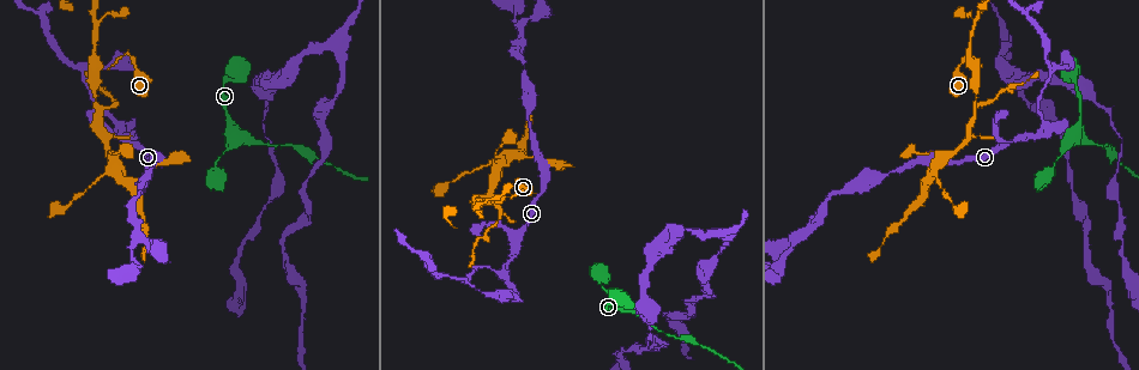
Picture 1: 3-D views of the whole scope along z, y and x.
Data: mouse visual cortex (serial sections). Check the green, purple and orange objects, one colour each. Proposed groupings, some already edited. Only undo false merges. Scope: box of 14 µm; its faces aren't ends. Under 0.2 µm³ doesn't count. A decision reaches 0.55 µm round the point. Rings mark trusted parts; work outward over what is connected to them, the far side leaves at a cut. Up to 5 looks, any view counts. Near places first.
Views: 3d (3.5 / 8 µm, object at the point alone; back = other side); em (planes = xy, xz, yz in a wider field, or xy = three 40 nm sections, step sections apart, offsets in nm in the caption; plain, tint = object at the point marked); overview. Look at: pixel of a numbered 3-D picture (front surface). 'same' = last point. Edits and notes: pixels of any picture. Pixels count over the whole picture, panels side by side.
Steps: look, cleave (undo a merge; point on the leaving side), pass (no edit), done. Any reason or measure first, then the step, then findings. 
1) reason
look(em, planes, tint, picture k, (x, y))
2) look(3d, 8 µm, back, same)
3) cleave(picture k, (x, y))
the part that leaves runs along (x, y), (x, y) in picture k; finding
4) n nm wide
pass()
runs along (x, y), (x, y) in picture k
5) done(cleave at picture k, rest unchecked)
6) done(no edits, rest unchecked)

look(3d, 3.5 µm, picture 1, (123, 54))

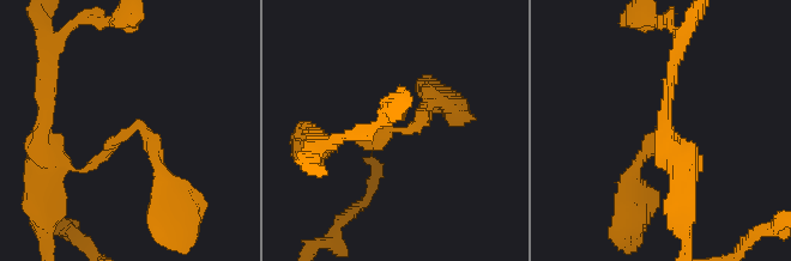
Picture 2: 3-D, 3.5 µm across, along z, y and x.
look(em, xy, step 1, tint, picture 2, (391, 130))

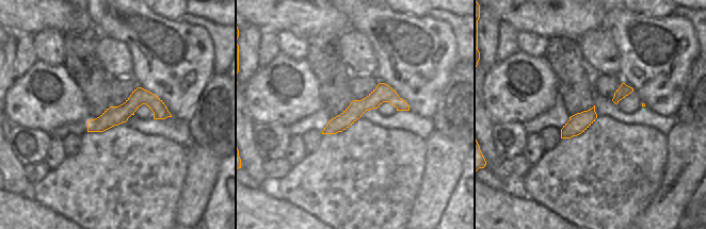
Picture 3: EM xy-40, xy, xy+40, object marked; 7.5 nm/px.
pass()
runs along (406, 108), (376, 97), (326, 131) in picture 3; one cell here

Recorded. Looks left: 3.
abrupt turn
look(3d, 8 µm, picture 1, (502, 266))

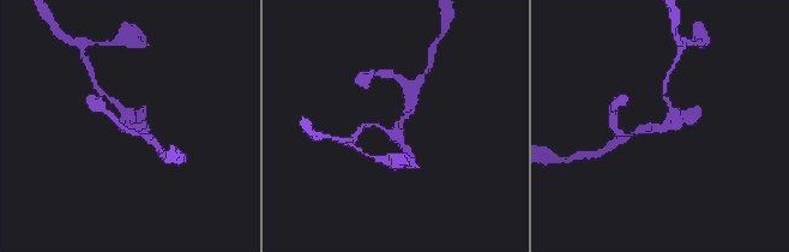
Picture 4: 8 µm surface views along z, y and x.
look(em, xy, step 5, tint, picture 4, (667, 129))

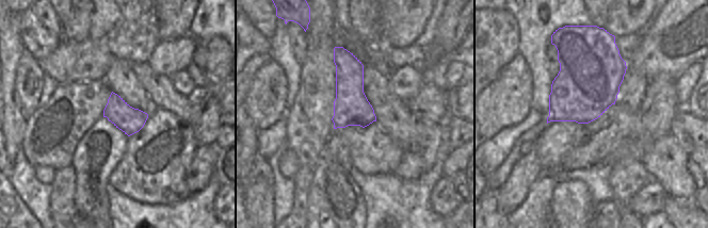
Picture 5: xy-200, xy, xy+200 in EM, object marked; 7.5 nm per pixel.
pass()
continuous, no second cell

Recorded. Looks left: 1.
done(no edits, rest unchecked)

